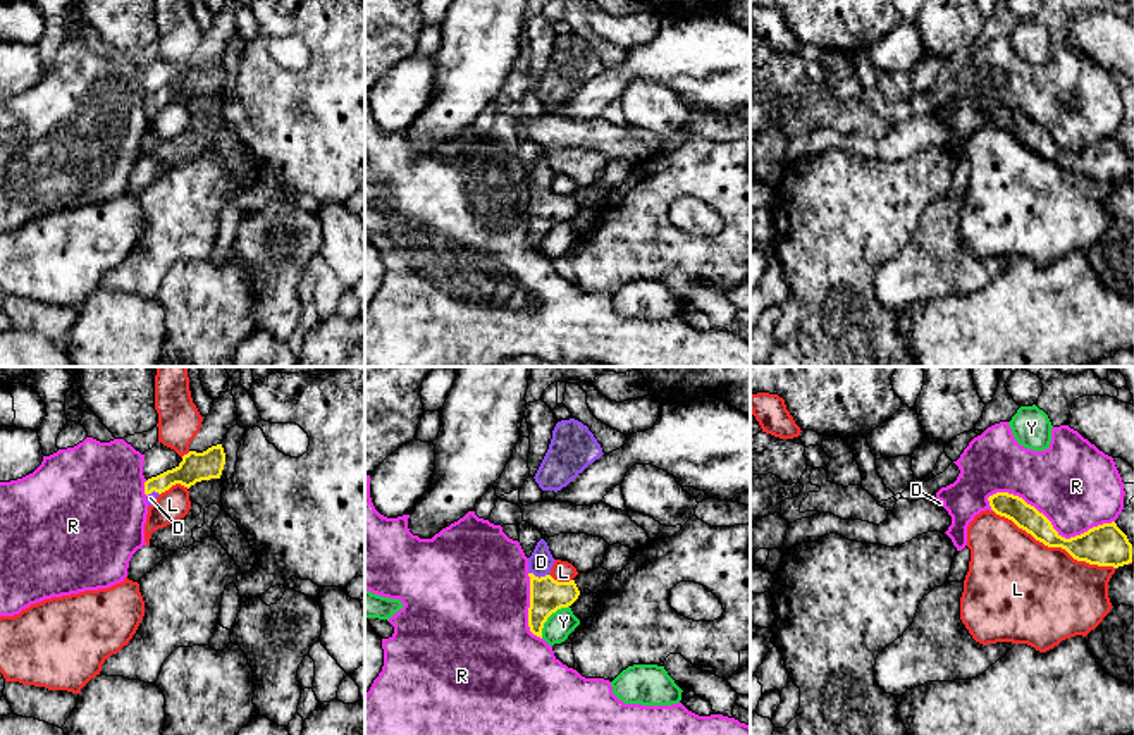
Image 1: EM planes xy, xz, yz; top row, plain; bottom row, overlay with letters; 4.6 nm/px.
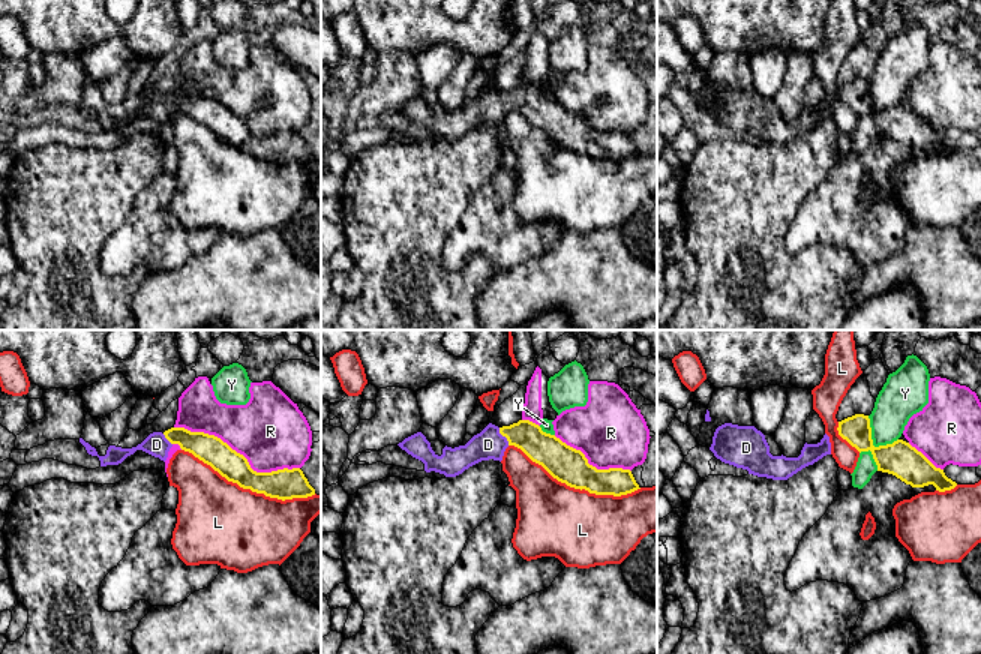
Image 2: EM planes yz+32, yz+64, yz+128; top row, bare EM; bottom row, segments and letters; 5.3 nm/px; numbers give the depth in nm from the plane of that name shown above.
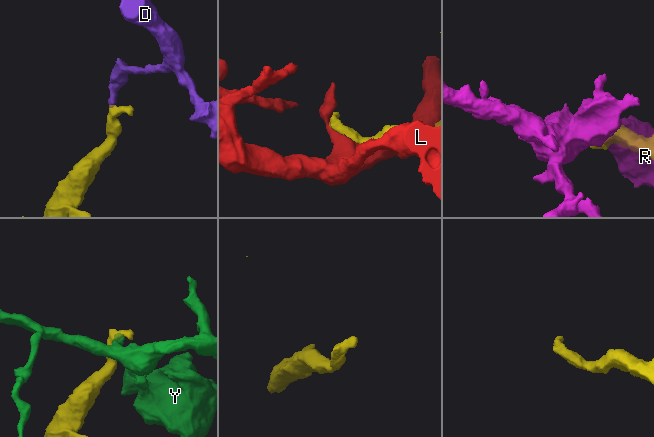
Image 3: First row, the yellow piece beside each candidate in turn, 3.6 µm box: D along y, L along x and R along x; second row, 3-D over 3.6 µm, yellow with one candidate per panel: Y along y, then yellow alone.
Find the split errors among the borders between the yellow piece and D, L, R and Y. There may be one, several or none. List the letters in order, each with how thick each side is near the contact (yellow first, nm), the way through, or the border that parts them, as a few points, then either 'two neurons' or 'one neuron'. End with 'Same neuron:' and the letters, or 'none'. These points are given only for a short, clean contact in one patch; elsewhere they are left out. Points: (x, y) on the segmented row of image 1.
D: 160 nm thick on the yellow side, 120 nm on the other; runs through xz (546, 594), (537, 577), (541, 562); one neuron
L: 190 nm thick on the yellow side, 460 nm on the other; two neurons
R: 180 nm thick on the yellow side, 400 nm on the other; two neurons
Y: 160 nm thick on the yellow side, 120 nm on the other; two neurons
Same neuron: D

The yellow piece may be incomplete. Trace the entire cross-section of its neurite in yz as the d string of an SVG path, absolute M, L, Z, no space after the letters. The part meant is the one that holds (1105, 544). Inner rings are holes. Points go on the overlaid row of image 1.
M996 492L989 496L988 501L996 515L1012 520L1019 528L1048 547L1065 549L1077 561L1113 568L1132 563L1132 544L1115 522L1093 527L1081 535L1065 539L1043 513L1019 496Z

